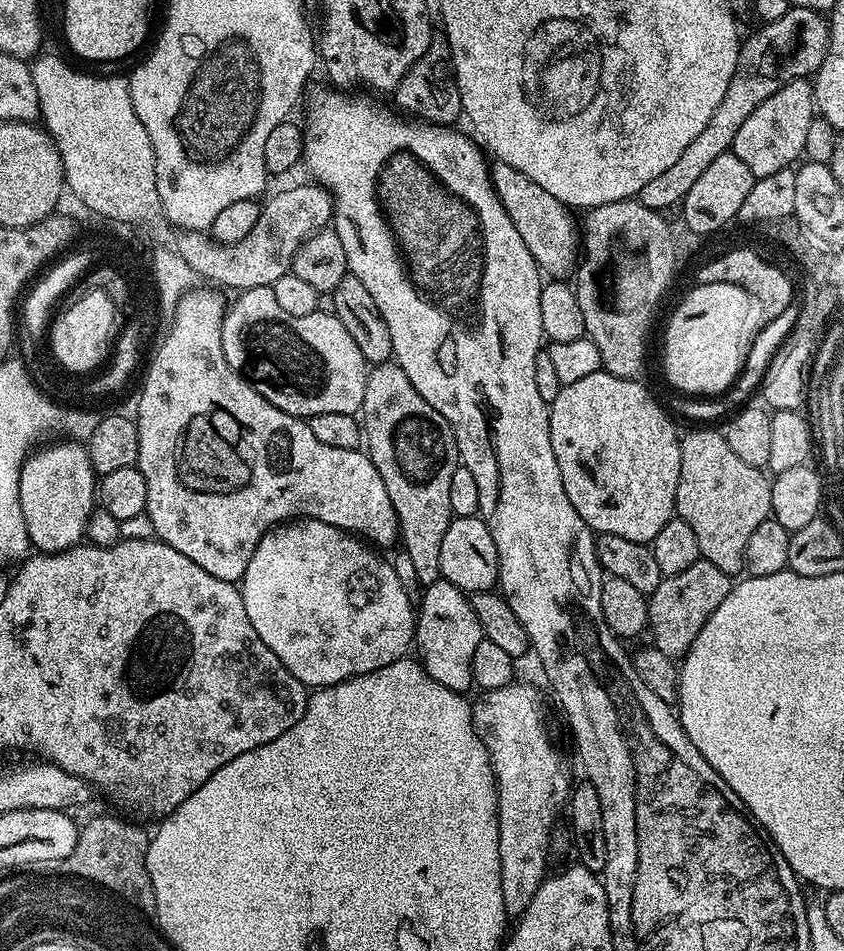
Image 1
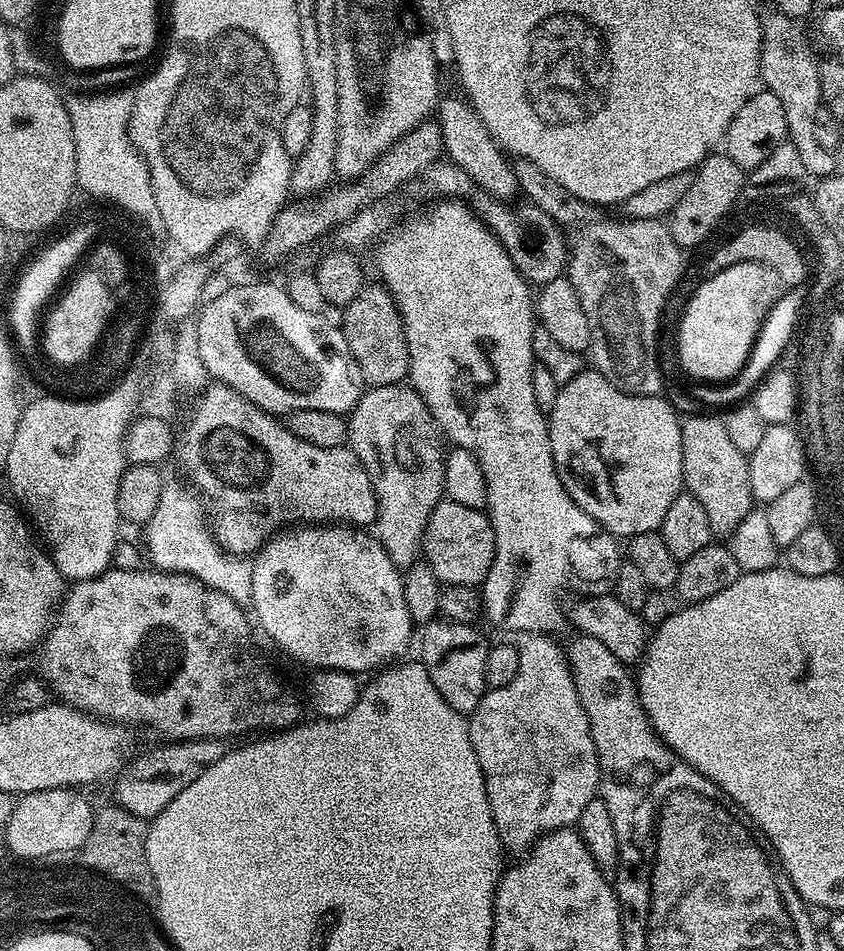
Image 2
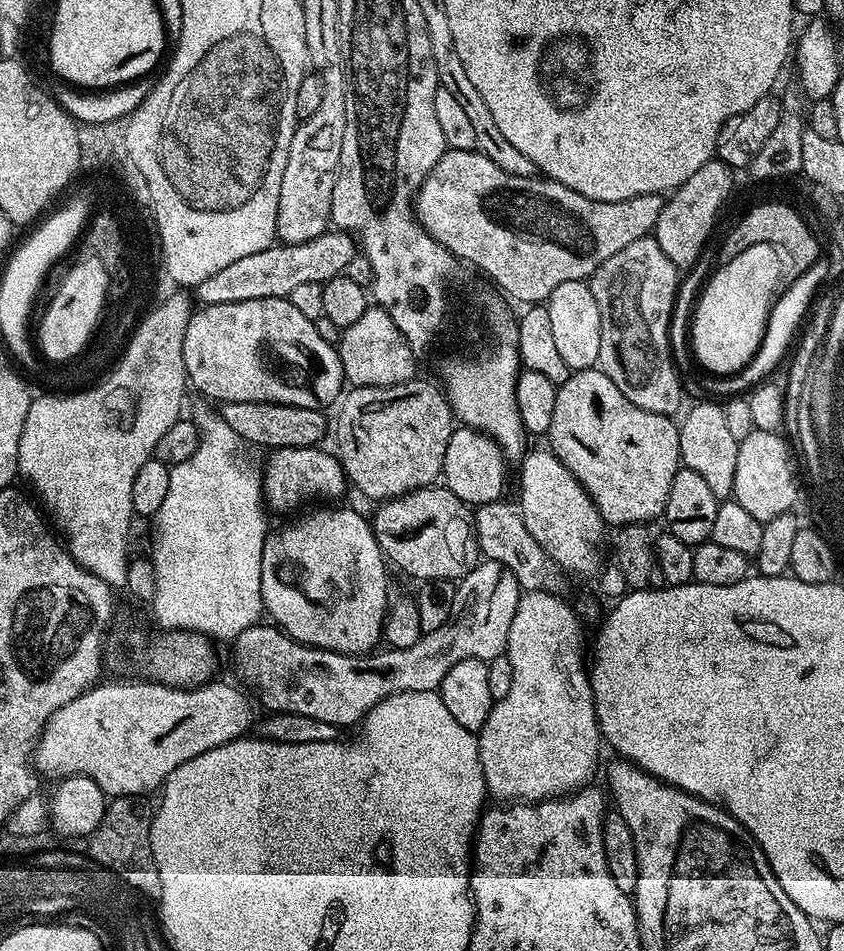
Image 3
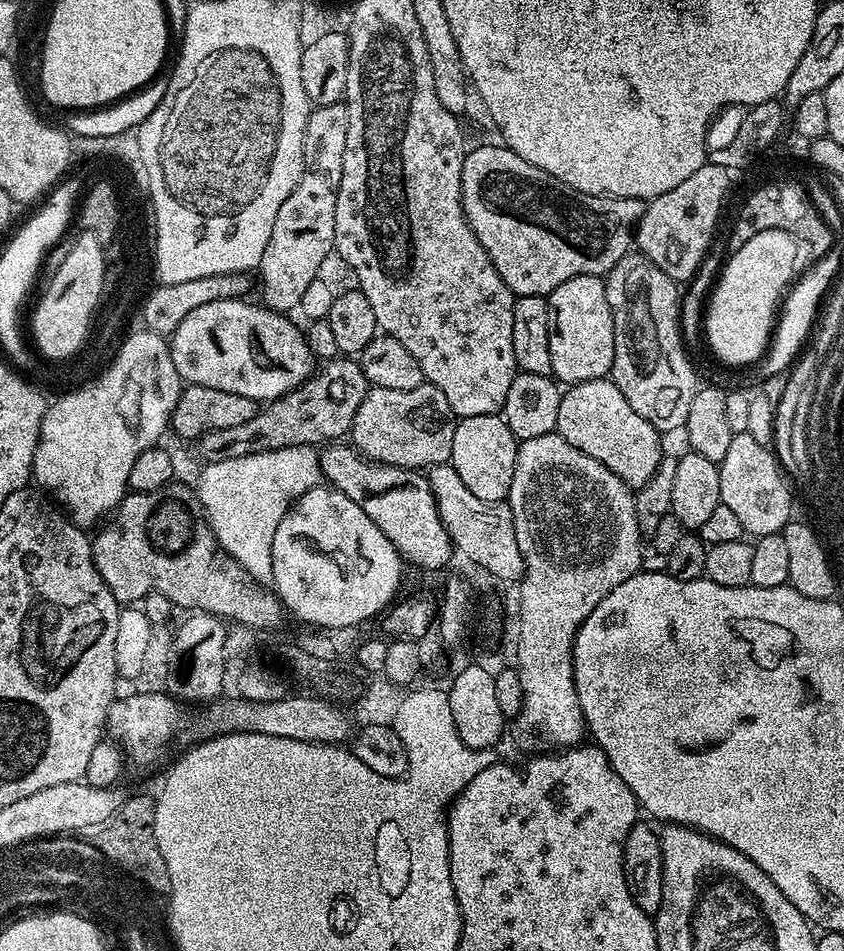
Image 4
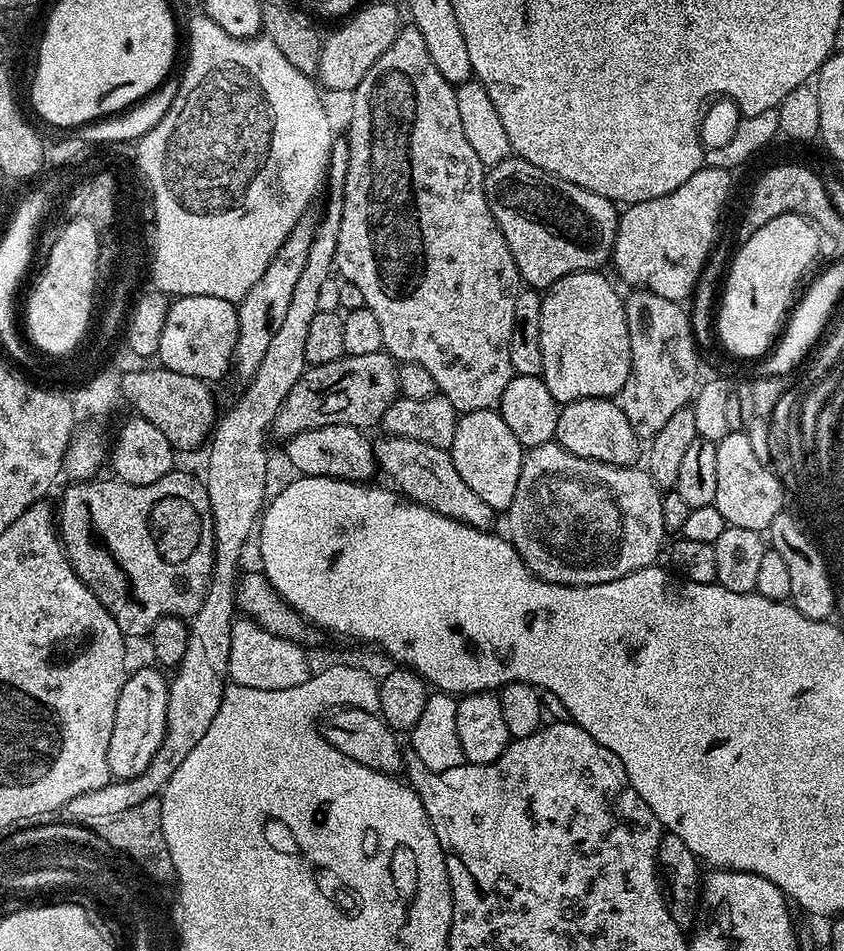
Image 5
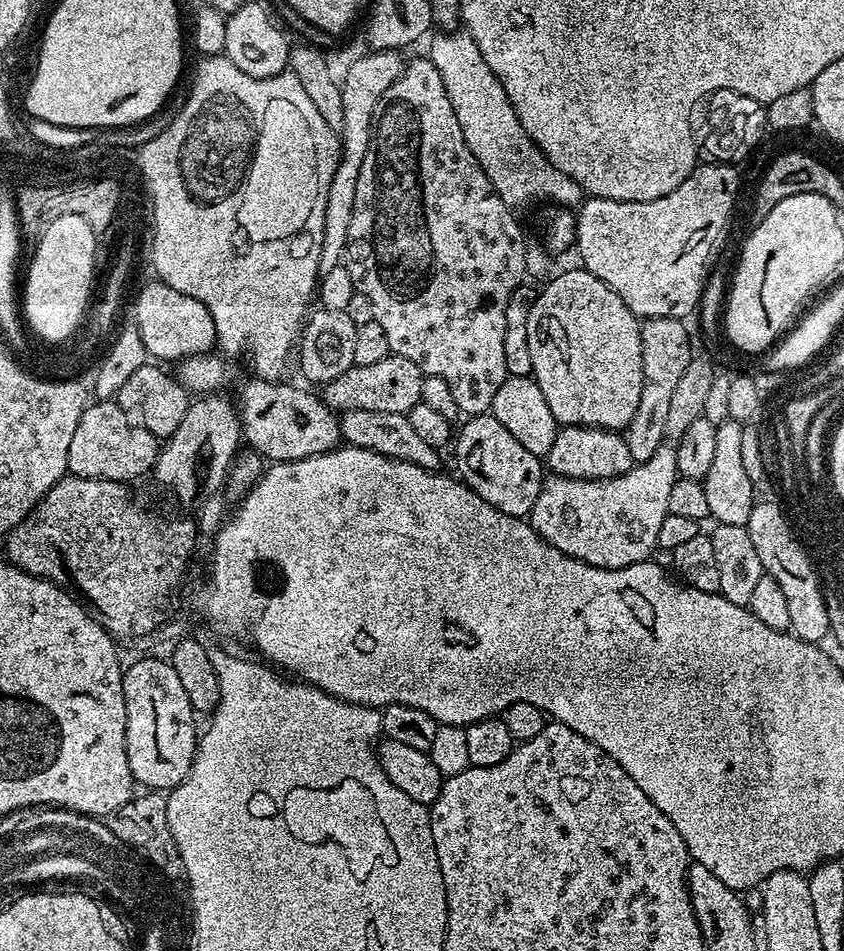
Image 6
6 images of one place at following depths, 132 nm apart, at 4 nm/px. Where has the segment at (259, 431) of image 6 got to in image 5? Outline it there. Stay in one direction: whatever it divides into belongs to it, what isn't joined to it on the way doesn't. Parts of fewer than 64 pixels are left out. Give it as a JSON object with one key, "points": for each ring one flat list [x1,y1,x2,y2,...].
{"points":[[318,426,318,430,302,430,302,434,292,436,286,442,286,448,288,448,288,460,297,469,295,470,301,476,332,476,335,480,355,480,357,482,368,482,373,479,372,475,377,475,378,465,376,463,376,455,372,452,372,440,369,439,361,429,354,426]]}

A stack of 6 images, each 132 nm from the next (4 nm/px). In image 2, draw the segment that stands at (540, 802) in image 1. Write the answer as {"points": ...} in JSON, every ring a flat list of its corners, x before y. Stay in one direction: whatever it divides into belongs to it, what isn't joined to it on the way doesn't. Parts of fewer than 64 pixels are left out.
{"points":[[532,634,527,637,525,644,519,645,518,674,506,686,488,688,478,706,467,717,470,742,474,746,474,754,478,754,478,766,482,766,482,778,486,786,486,798,490,802,490,814,494,818,494,826,498,830,498,838,505,849,523,853,531,849,541,836,556,828,571,828,578,822,583,808,587,803,597,799,600,790,600,763,598,750,594,746,594,738,590,734,590,718,586,718,586,710,582,710,582,702,578,698,576,683,572,677,572,668,568,664,565,649,555,644,553,637,548,634]]}

